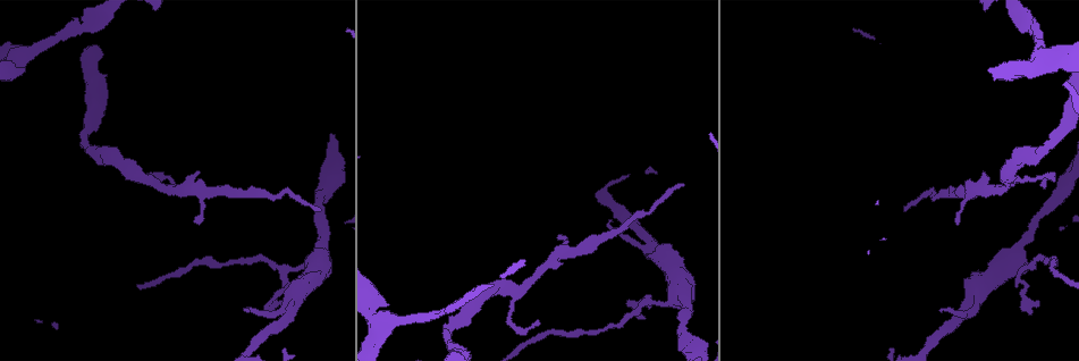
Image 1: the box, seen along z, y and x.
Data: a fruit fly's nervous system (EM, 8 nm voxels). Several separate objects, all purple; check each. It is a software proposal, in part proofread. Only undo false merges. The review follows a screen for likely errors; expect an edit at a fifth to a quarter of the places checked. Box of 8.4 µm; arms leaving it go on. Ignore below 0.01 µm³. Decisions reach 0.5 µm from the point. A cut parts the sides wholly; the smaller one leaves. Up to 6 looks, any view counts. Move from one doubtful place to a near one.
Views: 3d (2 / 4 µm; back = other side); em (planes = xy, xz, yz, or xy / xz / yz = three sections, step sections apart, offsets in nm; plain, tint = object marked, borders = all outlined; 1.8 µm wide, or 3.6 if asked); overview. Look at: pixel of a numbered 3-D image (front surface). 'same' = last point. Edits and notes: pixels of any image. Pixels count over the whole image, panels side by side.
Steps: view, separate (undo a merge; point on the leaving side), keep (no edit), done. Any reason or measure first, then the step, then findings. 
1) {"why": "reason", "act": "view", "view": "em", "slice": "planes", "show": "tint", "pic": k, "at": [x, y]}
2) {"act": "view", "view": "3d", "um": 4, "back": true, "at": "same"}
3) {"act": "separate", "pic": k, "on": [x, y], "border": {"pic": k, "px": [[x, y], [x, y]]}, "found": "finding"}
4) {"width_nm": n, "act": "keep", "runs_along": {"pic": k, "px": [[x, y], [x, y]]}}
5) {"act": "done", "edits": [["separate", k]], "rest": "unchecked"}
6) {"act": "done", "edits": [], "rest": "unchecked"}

{"why": "sharp bend", "act": "view", "view": "em", "um": 3.6, "slice": "planes", "show": "tint", "pic": 1, "at": [17, 60]}

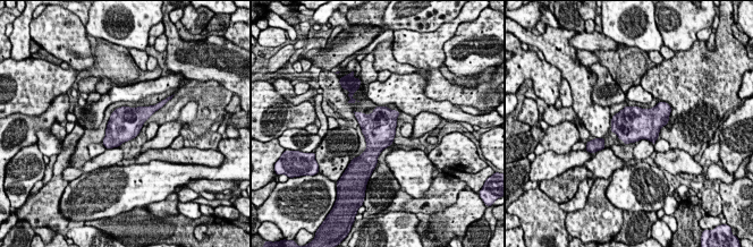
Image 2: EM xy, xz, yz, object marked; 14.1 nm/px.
{"act": "keep", "found": "all the same neuron"}

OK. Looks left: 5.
{"why": "branch point", "act": "view", "view": "em", "slice": "xz", "step": 16, "show": "tint", "pic": 1, "at": [447, 310]}

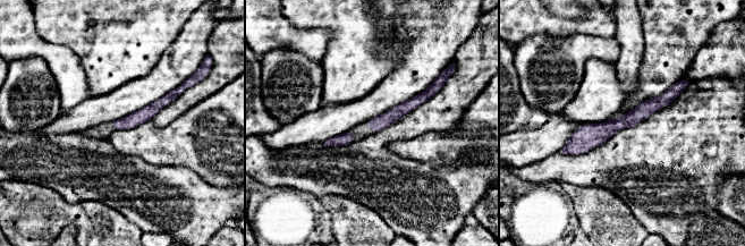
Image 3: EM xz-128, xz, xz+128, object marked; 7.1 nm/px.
{"act": "view", "view": "em", "slice": "planes", "show": "tint", "at": "same"}

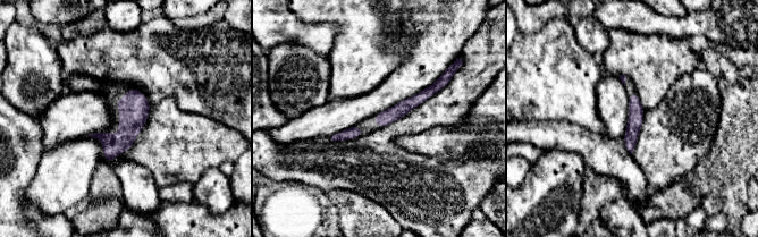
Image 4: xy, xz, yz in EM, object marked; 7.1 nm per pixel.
{"act": "keep", "runs_along": {"pic": 4, "px": [[438, 85], [386, 117], [379, 124]]}, "found": "all the same neuron"}

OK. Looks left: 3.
{"why": "thick turns thin", "act": "view", "view": "em", "slice": "yz", "step": 4, "show": "tint", "pic": 1, "at": [322, 255]}

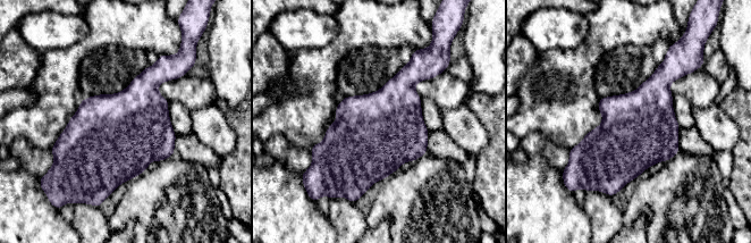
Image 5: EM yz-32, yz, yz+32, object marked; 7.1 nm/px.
{"why": "another direction", "act": "view", "view": "em", "slice": "planes", "show": "tint", "at": "same"}

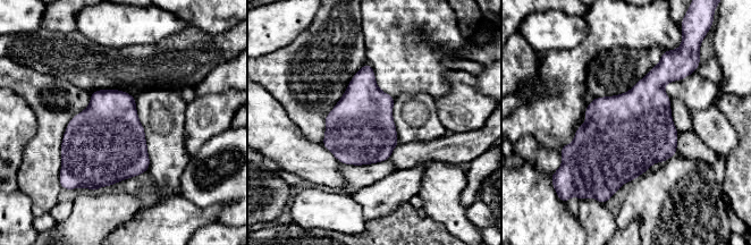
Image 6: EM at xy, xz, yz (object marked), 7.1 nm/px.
{"act": "keep", "found": "one neuron here"}

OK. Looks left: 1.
{"act": "done", "edits": [], "rest": "unchecked"}

